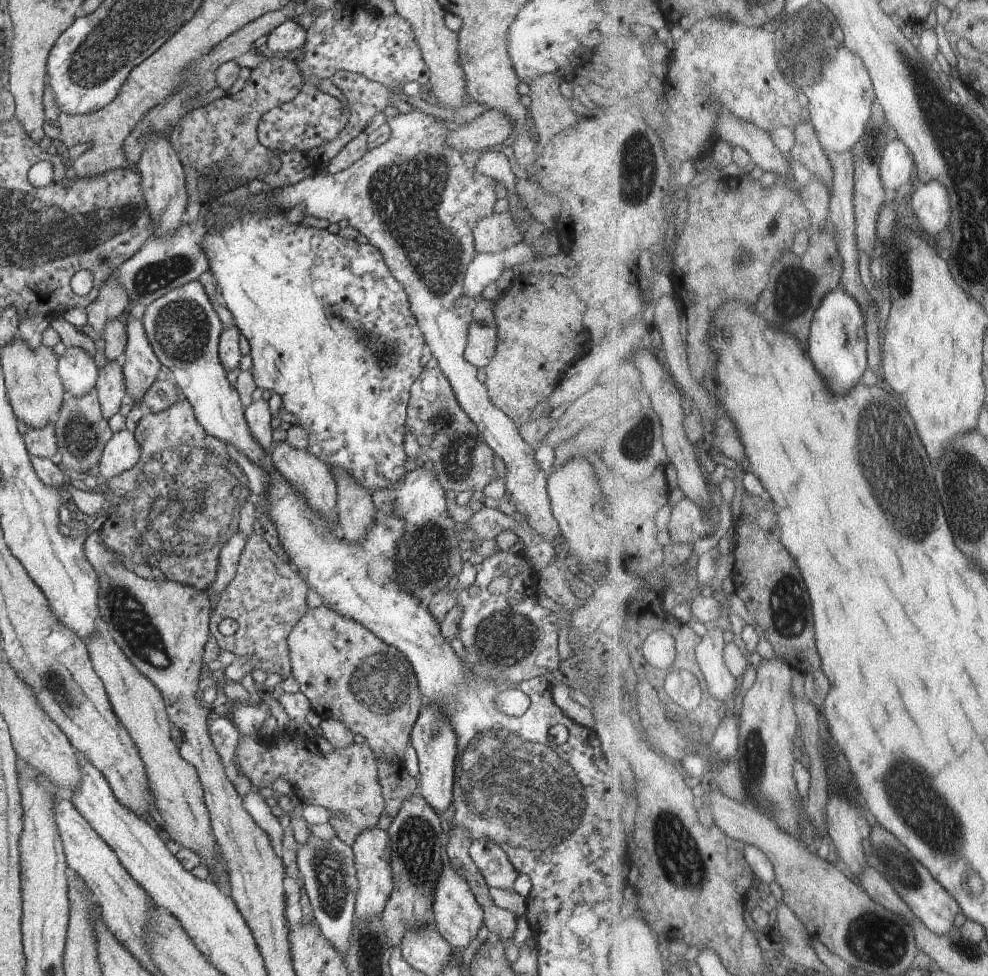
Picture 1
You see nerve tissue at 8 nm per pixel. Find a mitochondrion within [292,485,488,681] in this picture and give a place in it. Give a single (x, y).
(423, 566)

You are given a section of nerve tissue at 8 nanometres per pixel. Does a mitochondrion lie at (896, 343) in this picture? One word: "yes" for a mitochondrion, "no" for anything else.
no

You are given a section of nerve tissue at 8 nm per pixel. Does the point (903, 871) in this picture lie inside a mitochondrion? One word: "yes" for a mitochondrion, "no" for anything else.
yes

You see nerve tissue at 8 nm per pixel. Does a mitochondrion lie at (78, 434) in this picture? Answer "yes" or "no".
yes

